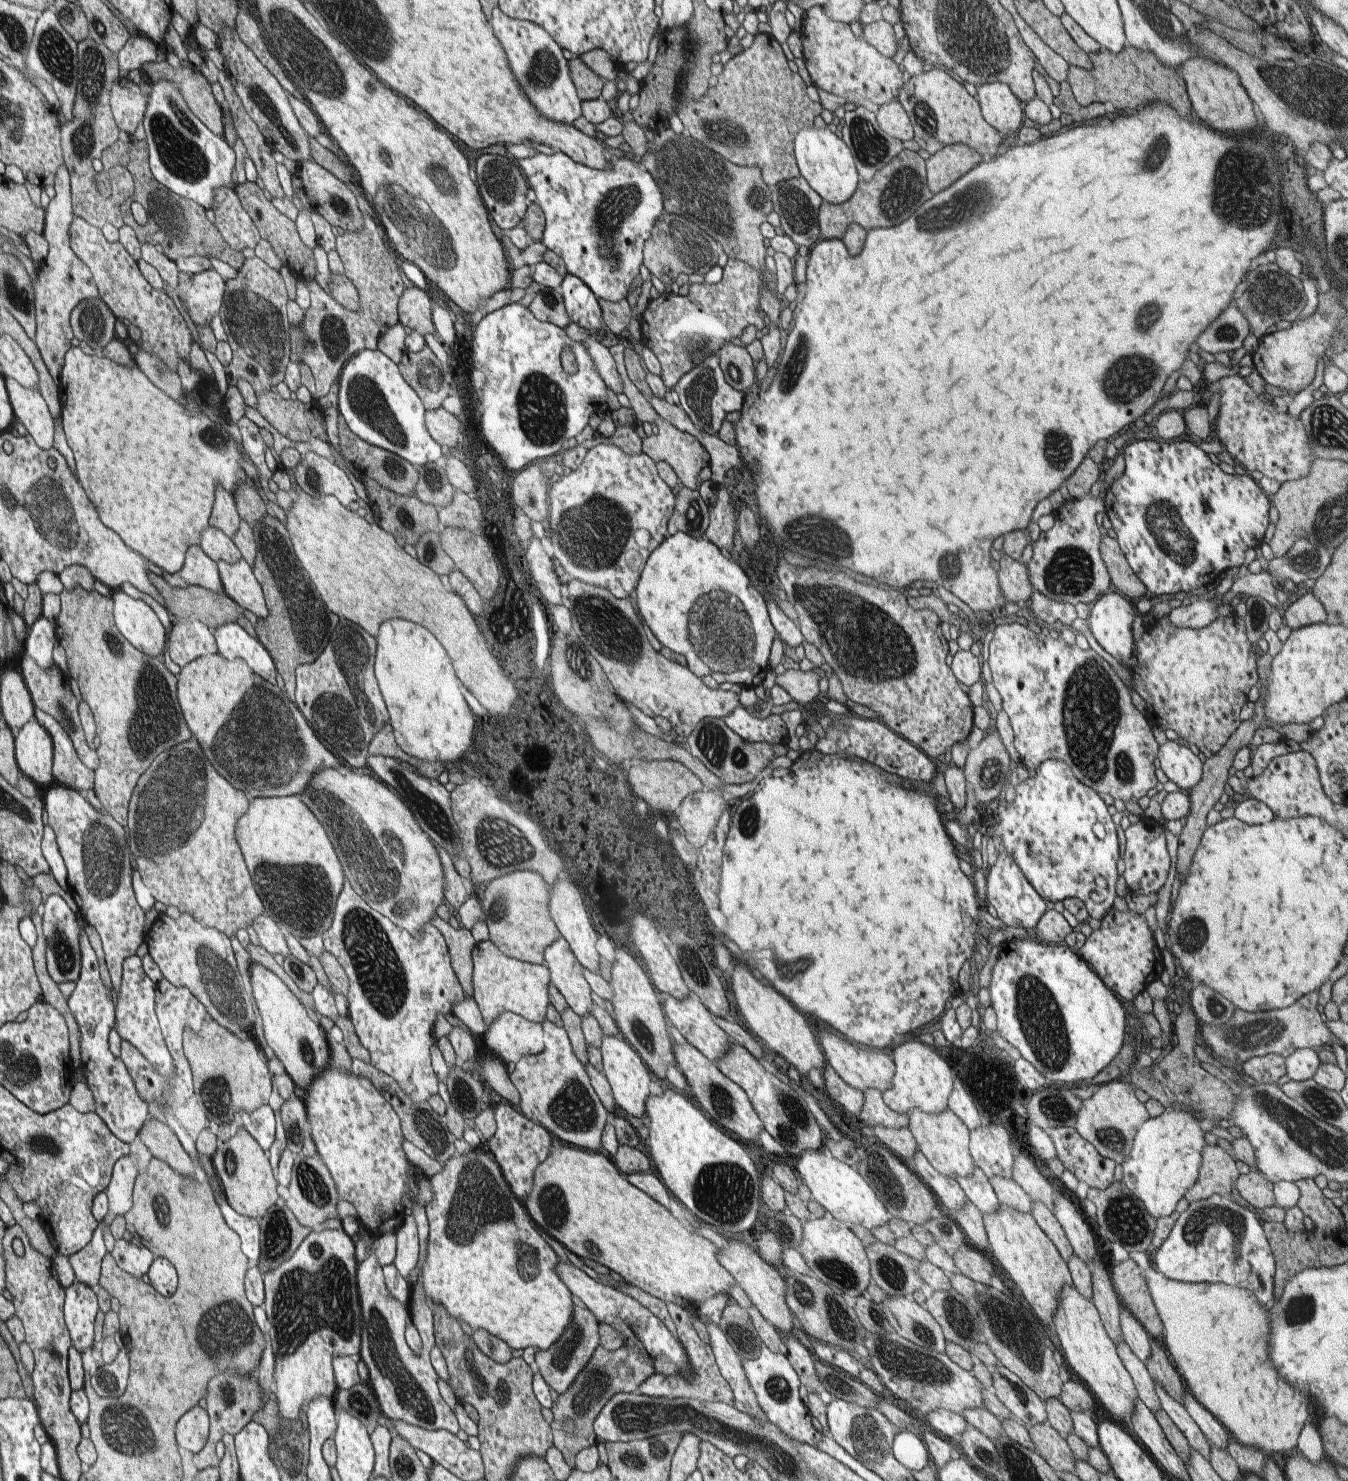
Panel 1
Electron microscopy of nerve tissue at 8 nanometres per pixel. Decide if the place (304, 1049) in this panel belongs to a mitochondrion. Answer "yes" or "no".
yes

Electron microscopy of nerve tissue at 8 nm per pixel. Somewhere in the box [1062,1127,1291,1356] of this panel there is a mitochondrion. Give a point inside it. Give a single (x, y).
(1207, 1216)

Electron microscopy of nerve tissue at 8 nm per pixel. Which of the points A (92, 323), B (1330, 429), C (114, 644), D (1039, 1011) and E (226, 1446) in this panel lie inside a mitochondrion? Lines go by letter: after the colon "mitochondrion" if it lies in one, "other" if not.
A: mitochondrion
B: mitochondrion
C: mitochondrion
D: mitochondrion
E: other

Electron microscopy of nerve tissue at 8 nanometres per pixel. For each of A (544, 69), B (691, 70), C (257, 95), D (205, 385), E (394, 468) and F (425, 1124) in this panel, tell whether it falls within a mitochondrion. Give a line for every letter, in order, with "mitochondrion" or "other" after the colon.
A: mitochondrion
B: mitochondrion
C: mitochondrion
D: other
E: mitochondrion
F: mitochondrion

